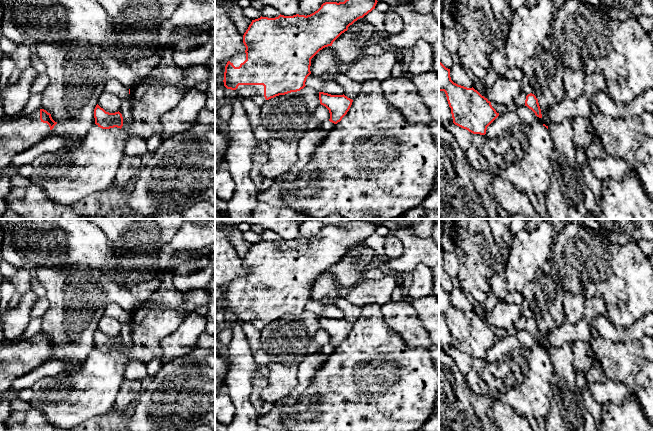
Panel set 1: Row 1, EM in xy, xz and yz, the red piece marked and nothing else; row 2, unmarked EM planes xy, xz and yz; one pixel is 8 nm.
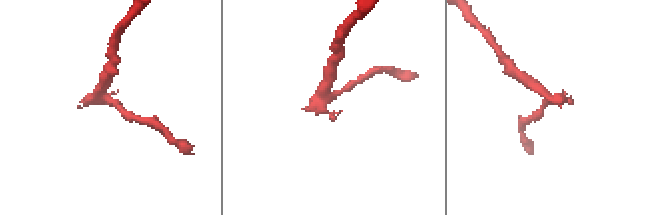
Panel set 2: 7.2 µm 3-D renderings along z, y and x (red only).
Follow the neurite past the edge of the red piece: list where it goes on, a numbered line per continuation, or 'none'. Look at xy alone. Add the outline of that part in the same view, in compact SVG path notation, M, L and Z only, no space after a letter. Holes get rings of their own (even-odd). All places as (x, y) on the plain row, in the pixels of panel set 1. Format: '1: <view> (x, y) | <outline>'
1: xy (18, 358) | M40 333L29 339L0 343L0 393L7 392L13 381L49 361L47 347L40 344Z

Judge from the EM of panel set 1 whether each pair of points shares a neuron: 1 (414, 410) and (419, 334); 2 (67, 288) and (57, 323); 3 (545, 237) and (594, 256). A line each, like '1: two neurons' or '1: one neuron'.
1: two neurons
2: one neuron
3: two neurons

